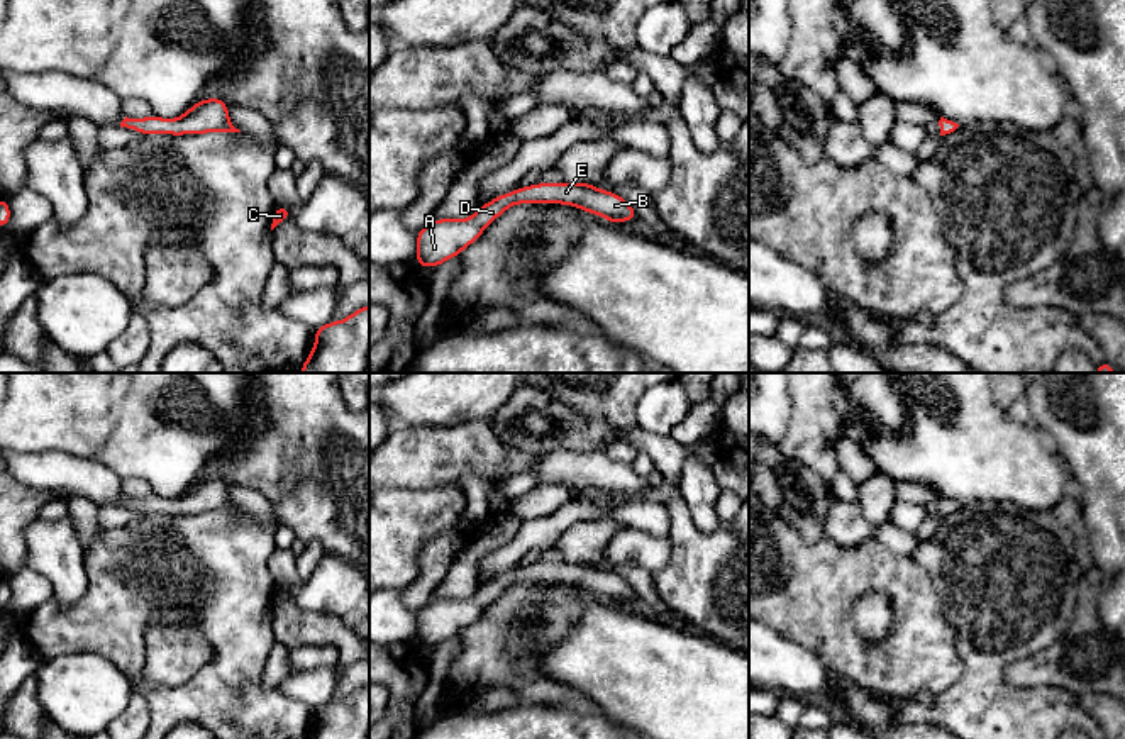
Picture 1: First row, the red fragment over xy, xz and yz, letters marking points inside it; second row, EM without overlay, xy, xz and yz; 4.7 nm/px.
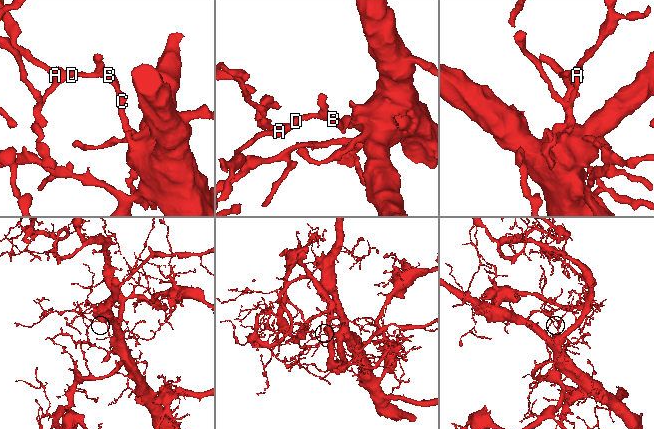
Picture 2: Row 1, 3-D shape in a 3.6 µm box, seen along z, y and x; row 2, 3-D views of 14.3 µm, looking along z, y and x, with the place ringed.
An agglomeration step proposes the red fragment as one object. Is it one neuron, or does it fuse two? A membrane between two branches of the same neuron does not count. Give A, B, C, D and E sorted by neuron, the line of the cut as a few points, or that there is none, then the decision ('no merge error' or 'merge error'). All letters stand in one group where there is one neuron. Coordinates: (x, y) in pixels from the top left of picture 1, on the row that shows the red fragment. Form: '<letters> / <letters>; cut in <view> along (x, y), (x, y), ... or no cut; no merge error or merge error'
A B C D E; no cut; no merge error

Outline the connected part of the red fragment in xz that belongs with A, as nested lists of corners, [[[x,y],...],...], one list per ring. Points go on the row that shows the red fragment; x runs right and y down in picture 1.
[[[539,183],[496,197],[490,203],[481,205],[471,219],[429,222],[417,236],[415,264],[439,266],[473,244],[485,227],[512,205],[537,202],[579,207],[588,214],[601,214],[610,224],[639,219],[637,212],[622,197],[598,190],[588,183]]]

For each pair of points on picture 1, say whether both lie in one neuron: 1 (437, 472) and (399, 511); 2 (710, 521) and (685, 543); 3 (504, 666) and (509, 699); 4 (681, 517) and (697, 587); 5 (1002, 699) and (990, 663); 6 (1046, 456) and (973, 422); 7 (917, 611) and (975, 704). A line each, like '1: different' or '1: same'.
1: different
2: different
3: different
4: same
5: same
6: same
7: different

